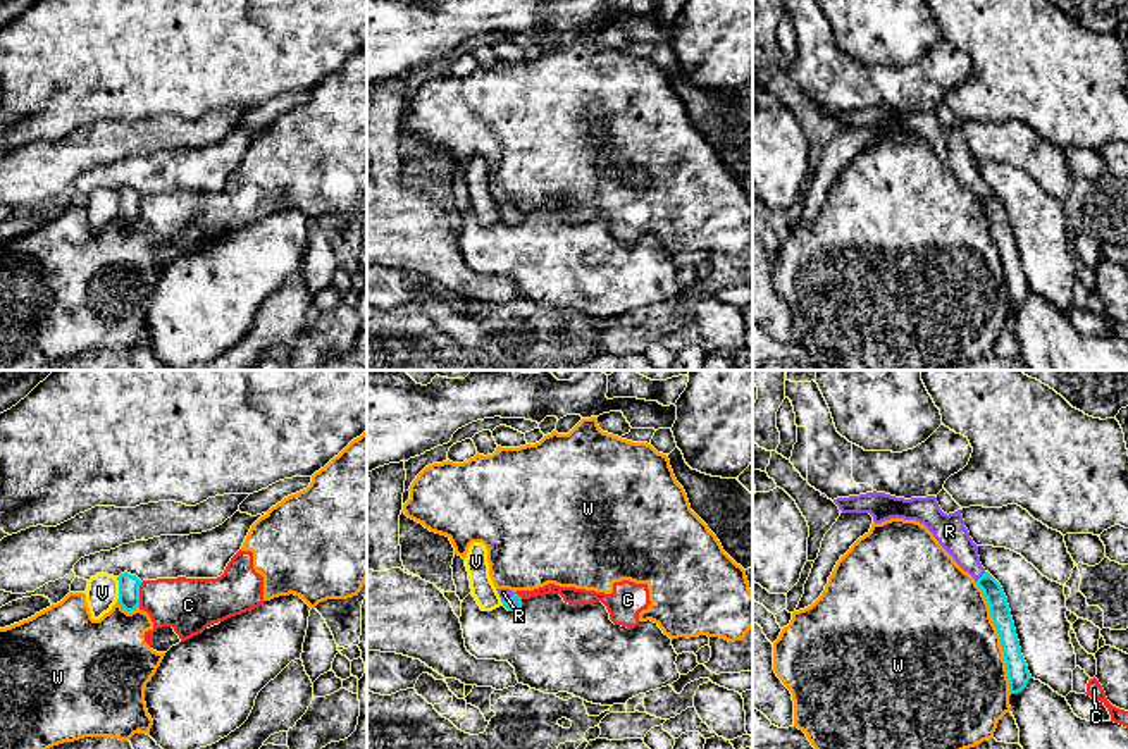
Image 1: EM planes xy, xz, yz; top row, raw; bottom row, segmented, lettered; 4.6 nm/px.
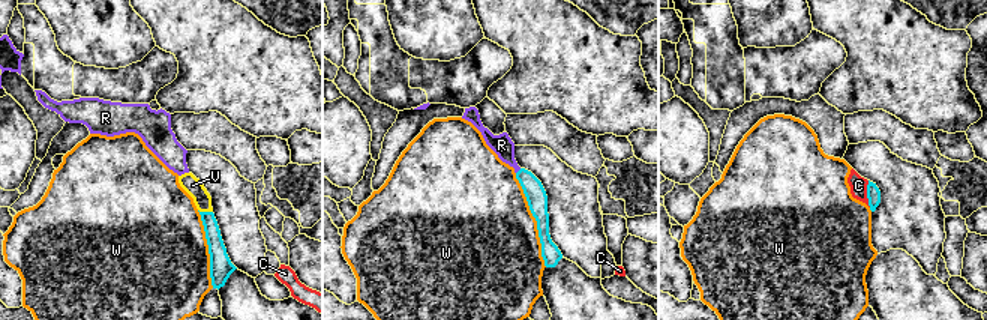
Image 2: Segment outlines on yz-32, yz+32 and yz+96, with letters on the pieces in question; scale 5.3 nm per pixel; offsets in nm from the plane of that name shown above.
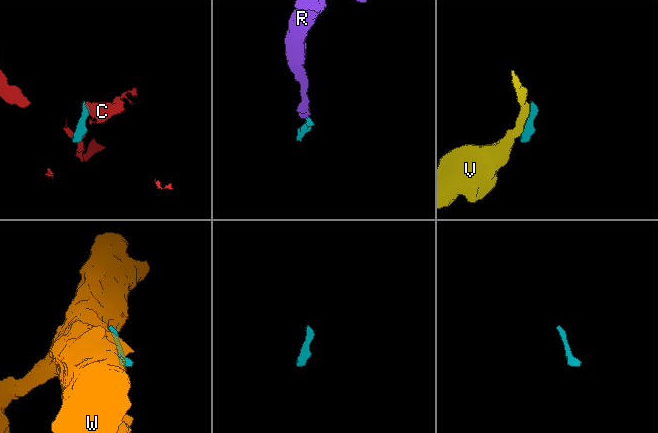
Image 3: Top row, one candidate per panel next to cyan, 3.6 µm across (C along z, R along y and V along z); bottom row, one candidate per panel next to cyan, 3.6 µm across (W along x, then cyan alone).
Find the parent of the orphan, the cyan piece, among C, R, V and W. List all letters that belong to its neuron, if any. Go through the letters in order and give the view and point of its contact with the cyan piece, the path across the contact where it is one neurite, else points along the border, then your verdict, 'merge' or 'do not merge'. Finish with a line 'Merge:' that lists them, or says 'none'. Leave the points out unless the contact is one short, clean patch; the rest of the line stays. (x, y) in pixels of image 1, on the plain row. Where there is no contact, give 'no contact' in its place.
C: meets cyan in xy at (138, 209); border along xy (142, 197), (138, 219); do not merge
R: meets cyan in yz at (982, 190); runs through yz (999, 224), (997, 214), (982, 190), (953, 150); merge
V: meets cyan in xy at (119, 204); do not merge
W: meets cyan in yz at (999, 250); do not merge
Merge: R

